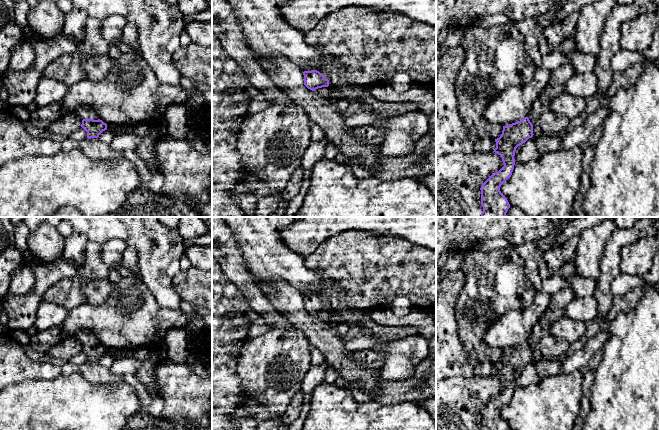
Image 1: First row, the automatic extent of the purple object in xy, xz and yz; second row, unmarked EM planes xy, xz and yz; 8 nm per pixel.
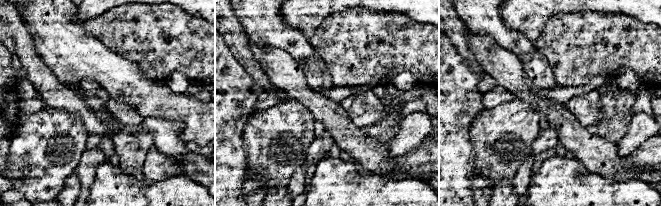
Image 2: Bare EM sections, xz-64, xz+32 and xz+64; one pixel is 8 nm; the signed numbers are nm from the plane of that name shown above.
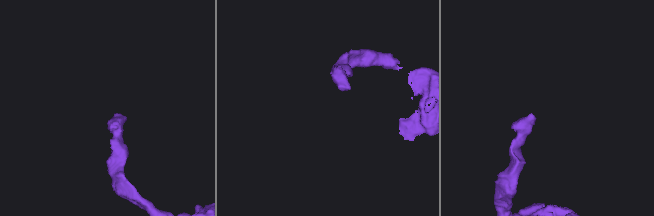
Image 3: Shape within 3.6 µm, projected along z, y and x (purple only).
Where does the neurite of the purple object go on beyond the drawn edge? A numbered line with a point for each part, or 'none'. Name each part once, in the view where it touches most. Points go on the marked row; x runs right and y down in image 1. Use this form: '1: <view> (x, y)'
1: xy (83, 112)

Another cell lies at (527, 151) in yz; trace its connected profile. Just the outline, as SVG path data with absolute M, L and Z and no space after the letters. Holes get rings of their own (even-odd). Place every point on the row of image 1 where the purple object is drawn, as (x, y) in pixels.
M563 135L557 137L529 138L525 143L518 146L515 151L515 163L526 163L537 160L546 153L562 149Z

